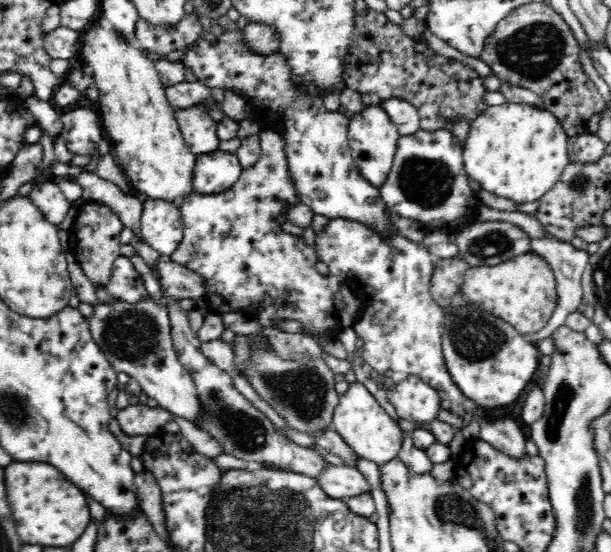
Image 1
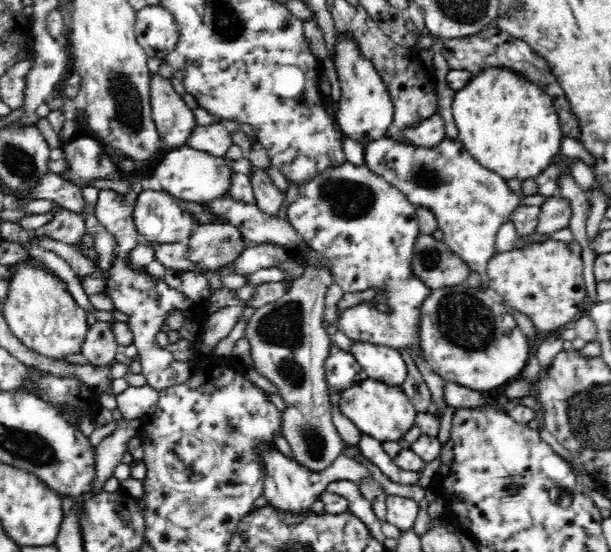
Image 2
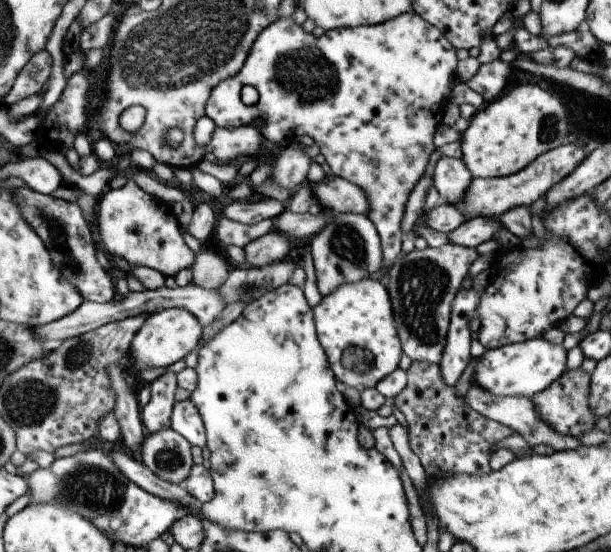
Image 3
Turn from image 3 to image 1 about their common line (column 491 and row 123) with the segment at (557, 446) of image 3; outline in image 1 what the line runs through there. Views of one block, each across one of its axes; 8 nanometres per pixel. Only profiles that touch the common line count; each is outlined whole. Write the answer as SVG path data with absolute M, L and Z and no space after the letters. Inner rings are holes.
M392 97L388 100L377 100L384 112L390 117L390 120L398 127L400 136L414 134L418 129L420 120L417 108L402 100L401 98Z

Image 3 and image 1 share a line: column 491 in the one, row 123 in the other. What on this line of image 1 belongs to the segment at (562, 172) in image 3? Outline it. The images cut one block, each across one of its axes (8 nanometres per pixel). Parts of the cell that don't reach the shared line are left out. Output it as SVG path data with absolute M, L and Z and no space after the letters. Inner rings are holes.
M205 104L175 110L175 117L190 152L198 155L219 149L217 122L207 113Z

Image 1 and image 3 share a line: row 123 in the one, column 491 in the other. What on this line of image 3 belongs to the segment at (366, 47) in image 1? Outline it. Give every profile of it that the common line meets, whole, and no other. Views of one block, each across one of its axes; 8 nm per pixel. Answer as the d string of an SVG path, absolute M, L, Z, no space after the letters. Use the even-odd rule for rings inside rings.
M411 361L407 385L391 403L404 414L410 448L430 478L438 478L438 474L490 474L492 445L515 434L510 427L473 412L467 402L458 398L454 387L442 380L439 364Z

